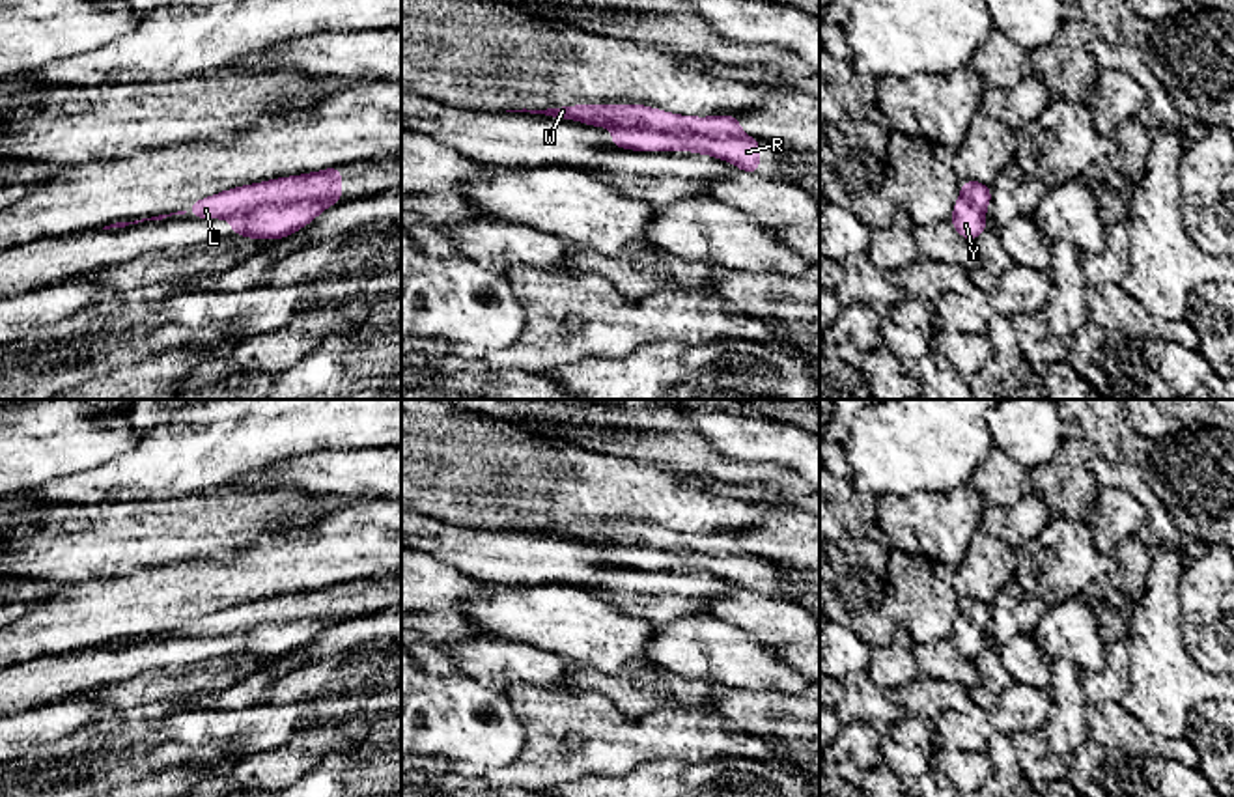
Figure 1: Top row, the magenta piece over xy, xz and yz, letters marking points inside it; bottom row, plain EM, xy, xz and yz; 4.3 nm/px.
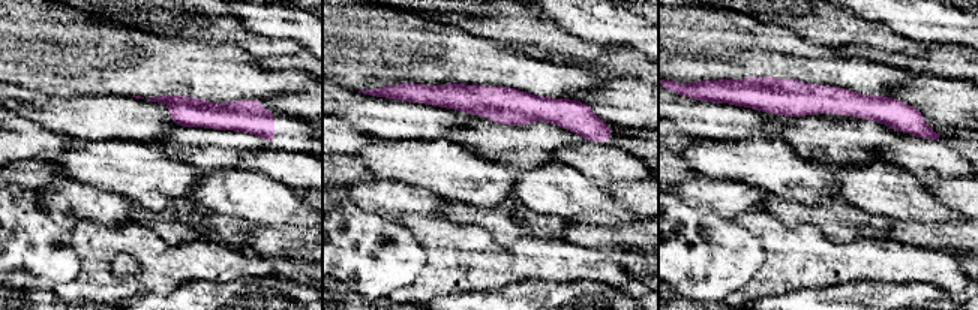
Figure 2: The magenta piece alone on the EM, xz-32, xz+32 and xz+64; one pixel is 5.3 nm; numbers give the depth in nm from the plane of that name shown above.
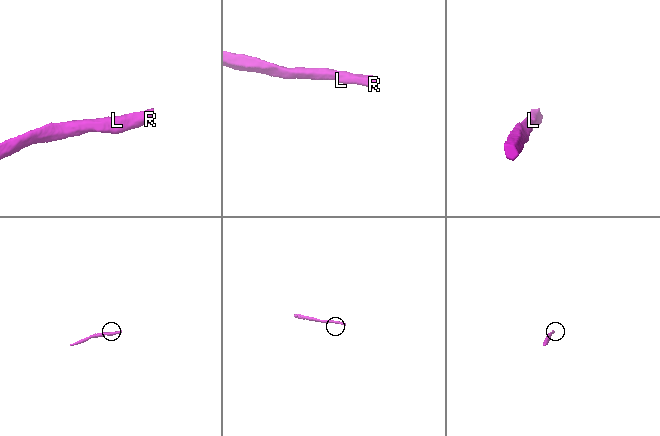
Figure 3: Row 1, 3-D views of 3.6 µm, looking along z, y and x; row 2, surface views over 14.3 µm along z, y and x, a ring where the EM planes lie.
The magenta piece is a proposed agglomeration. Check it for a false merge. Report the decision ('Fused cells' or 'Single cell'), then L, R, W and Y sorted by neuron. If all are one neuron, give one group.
Single cell. Groups: L R W Y

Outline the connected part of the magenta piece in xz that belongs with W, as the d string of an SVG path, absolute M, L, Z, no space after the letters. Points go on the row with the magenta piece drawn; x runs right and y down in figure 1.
M577 105L556 106L547 110L506 110L506 112L530 112L545 114L560 119L575 119L596 127L610 127L612 146L637 151L666 151L683 149L702 155L713 155L717 159L736 164L743 172L758 174L760 170L760 140L741 133L741 123L736 116L711 116L693 118L668 114L665 110L642 106L642 105Z

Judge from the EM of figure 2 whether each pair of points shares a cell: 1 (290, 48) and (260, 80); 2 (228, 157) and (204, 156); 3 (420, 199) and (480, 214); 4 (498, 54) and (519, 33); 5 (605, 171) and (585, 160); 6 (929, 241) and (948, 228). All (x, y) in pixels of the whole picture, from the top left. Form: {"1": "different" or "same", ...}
{"1": "different", "2": "same", "3": "different", "4": "different", "5": "same", "6": "same"}

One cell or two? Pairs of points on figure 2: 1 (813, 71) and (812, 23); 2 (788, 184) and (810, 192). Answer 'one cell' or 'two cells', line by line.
1: two cells
2: one cell

